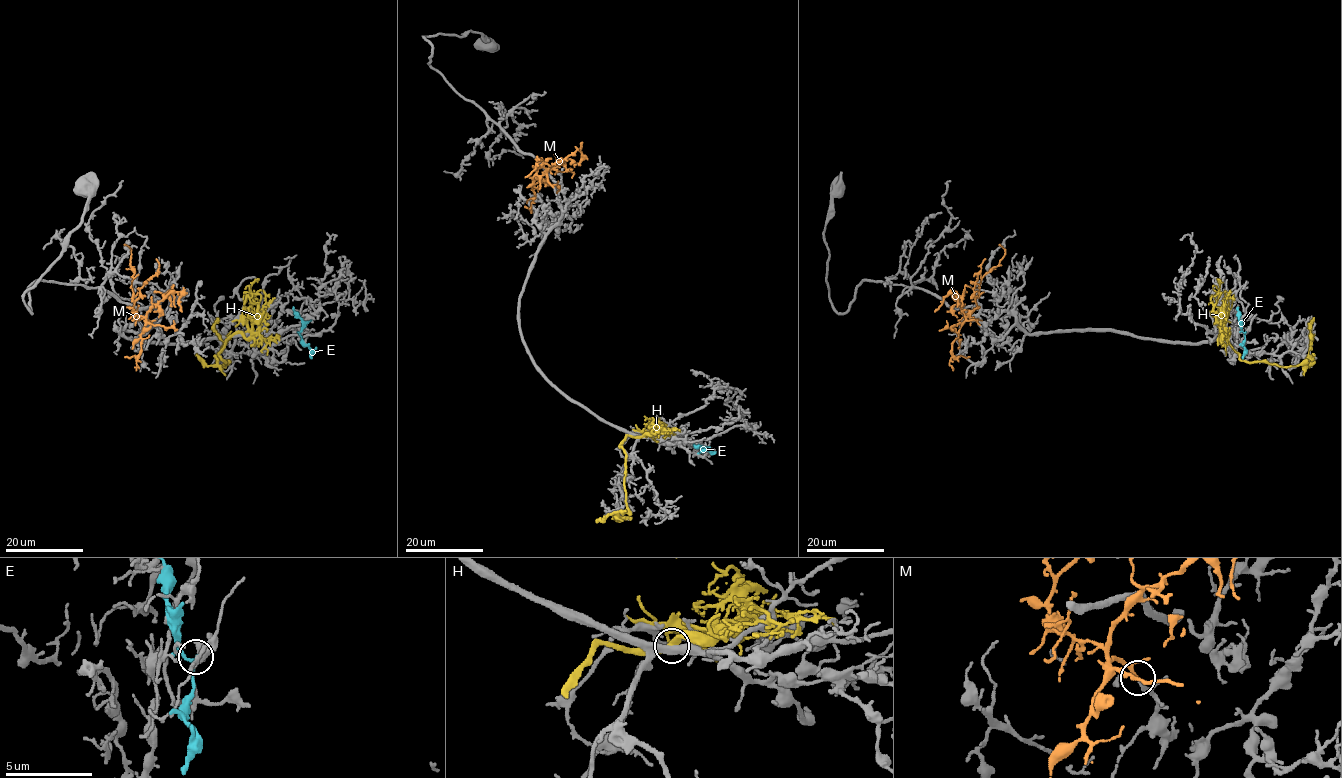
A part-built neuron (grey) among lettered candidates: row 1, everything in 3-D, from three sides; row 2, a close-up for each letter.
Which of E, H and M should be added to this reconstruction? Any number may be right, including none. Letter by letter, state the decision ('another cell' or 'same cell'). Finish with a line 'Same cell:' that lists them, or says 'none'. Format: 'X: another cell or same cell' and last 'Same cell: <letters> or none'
E: another cell
H: another cell
M: same cell
Same cell: M

